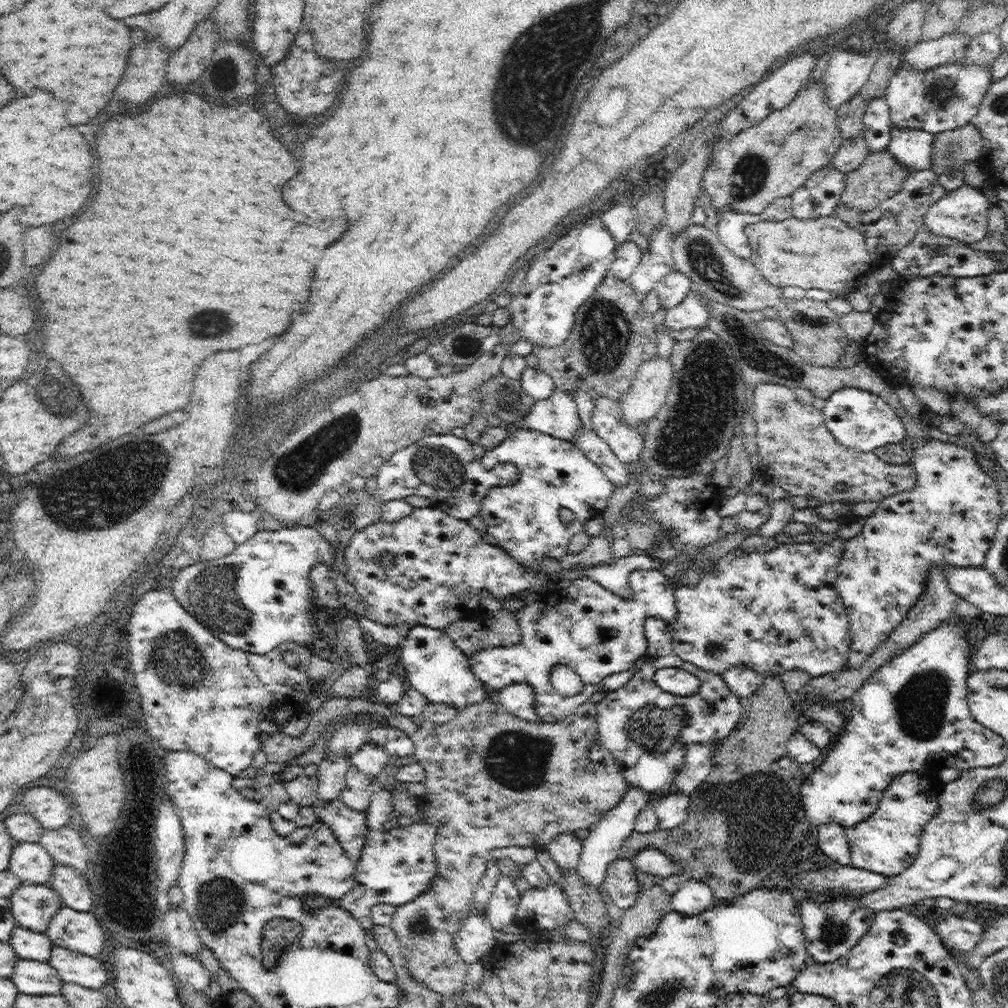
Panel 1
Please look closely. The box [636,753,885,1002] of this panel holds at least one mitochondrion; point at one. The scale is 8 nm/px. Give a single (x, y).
(834, 930)

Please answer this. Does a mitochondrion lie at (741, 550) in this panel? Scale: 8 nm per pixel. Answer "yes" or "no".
no

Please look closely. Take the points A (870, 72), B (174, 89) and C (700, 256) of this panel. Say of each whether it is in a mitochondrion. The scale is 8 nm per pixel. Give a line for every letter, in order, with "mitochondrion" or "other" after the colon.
A: other
B: other
C: mitochondrion

